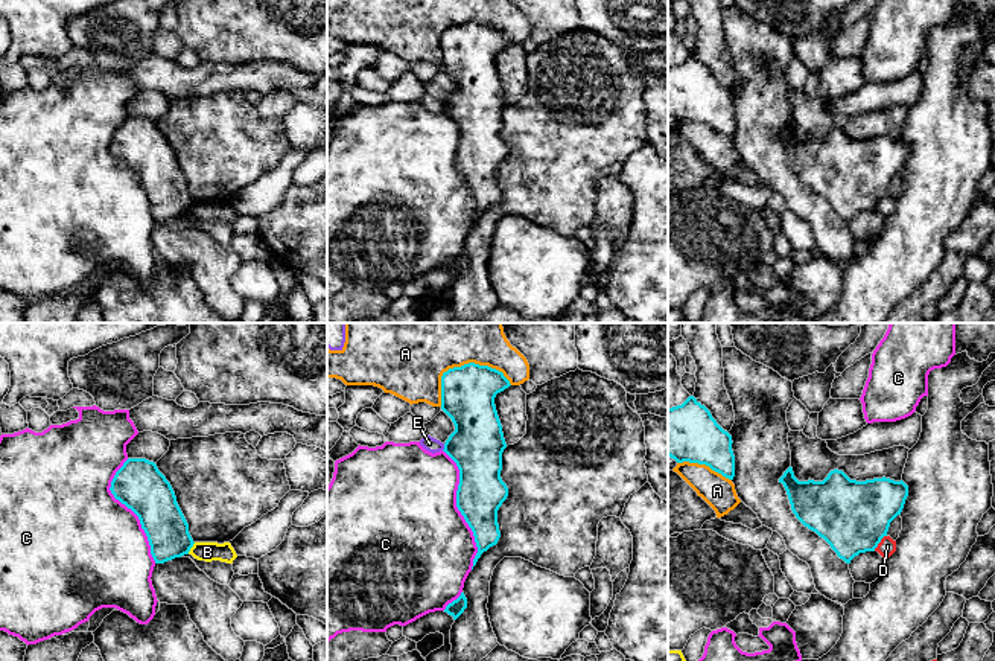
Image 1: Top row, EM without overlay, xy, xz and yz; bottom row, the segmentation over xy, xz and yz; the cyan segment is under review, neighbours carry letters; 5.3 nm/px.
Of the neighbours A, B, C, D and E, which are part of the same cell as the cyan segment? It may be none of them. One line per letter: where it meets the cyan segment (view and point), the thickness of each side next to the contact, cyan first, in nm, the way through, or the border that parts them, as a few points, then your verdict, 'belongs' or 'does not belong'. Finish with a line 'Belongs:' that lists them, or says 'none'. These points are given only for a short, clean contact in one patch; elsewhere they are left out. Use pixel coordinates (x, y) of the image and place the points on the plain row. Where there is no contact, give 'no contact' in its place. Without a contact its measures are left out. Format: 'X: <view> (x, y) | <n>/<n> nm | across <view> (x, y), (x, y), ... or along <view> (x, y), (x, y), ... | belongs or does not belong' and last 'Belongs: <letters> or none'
A: xz (461, 25) | 280/300 nm | does not belong
B: xy (190, 206) | 220/100 nm | along xy (195, 201), (187, 212) | does not belong
C: xz (458, 168) | 260/500 nm | does not belong
D: yz (880, 200) | 380/90 nm | does not belong
E: xz (445, 105) | 280/80 nm | along xz (445, 102), (441, 108) | does not belong
Belongs: none

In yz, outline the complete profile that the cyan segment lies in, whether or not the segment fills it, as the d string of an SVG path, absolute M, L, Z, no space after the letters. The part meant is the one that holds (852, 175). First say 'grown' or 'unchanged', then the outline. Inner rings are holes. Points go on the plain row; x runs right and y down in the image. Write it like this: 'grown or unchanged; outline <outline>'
unchanged; outline M790 125L779 142L796 177L823 196L846 222L860 212L875 210L908 155L902 139L857 140L838 128L823 140L799 140Z

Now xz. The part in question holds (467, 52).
unchanged; outline M475 21L441 35L441 69L455 84L443 110L459 128L456 166L478 206L473 225L501 196L498 169L508 155L501 137L507 102L494 56L510 44L502 30Z

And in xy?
unchanged; outline M128 117L116 131L110 149L138 175L155 222L189 213L195 203L189 183L170 142L154 120Z

